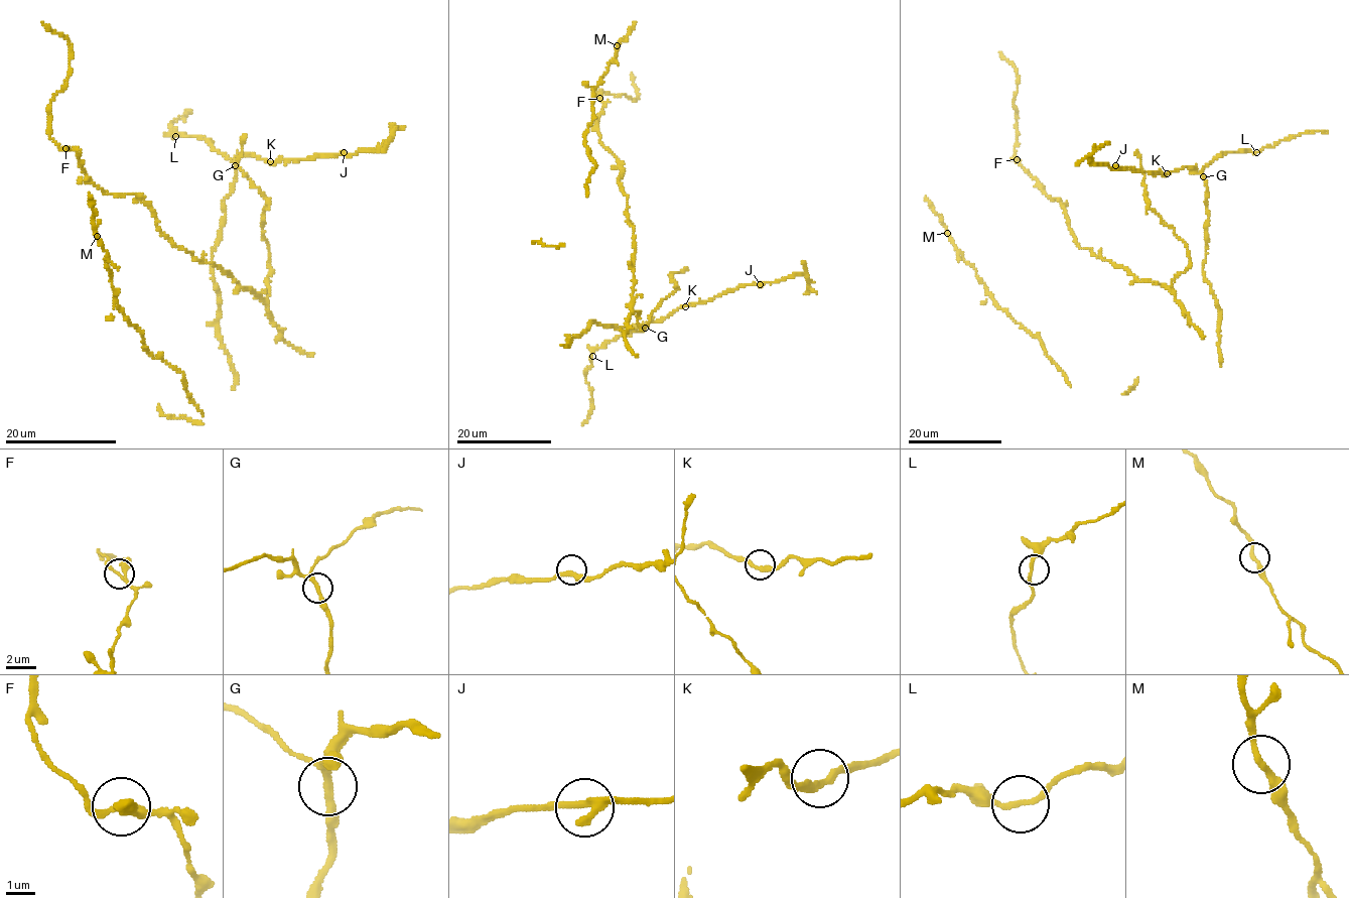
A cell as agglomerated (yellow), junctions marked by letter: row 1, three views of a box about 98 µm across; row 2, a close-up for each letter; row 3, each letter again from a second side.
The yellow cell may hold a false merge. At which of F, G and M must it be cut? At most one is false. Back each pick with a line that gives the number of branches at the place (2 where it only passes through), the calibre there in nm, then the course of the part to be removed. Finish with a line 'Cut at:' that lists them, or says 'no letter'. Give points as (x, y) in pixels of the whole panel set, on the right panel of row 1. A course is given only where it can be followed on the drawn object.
G: 3 branches meet; 220 nm thick; foreign part runs (1203, 176), (1194, 168), (1187, 167), (1165, 174), (1160, 171), (1110, 168), (1090, 162), (1091, 154), (1109, 141)
Cut at: G

